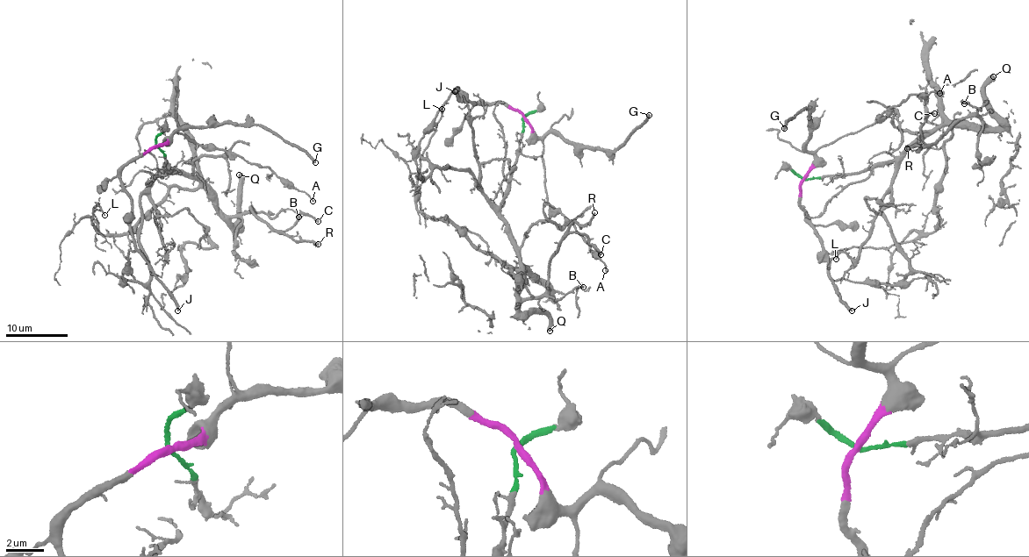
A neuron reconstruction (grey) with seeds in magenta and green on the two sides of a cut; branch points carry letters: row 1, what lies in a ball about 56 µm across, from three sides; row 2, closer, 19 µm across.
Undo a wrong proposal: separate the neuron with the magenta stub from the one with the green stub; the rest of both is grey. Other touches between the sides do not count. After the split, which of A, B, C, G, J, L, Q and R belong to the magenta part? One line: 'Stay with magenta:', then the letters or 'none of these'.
Stay with magenta: A, G, J

